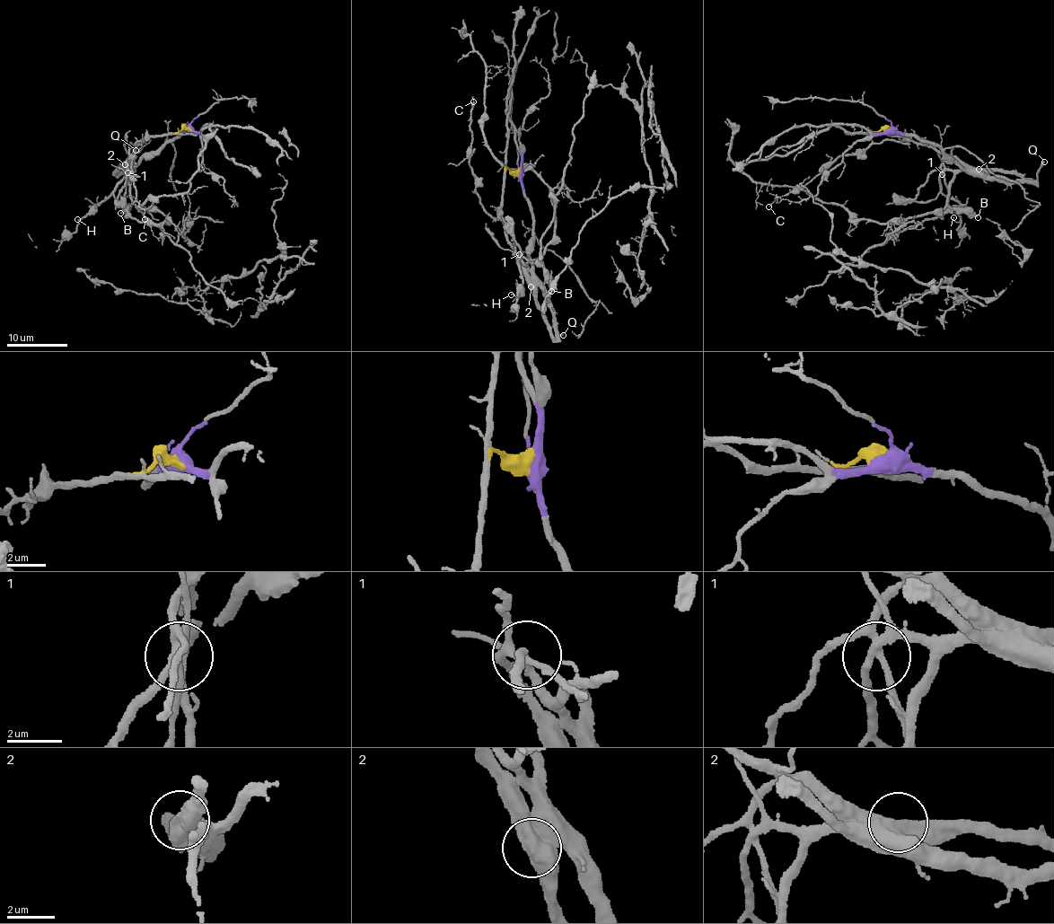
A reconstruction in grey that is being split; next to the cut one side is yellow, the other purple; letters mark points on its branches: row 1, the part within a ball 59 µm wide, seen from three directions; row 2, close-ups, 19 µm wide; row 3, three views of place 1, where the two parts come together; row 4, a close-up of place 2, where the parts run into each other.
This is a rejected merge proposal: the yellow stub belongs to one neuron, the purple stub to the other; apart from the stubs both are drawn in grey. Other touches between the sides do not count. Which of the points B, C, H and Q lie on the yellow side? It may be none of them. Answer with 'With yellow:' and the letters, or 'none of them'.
With yellow: C, Q

